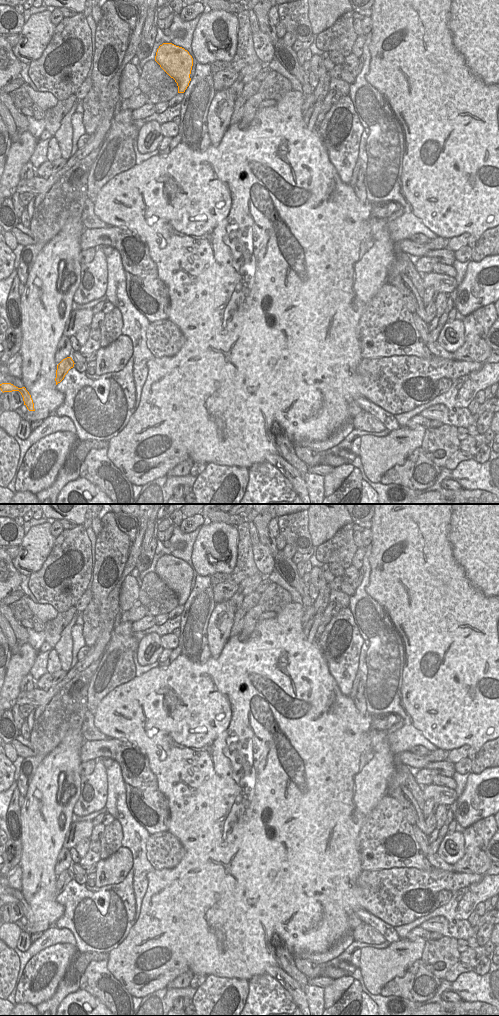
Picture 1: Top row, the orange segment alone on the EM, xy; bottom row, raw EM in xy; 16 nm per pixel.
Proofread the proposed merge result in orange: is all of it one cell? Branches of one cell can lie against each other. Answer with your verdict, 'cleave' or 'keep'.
cleave

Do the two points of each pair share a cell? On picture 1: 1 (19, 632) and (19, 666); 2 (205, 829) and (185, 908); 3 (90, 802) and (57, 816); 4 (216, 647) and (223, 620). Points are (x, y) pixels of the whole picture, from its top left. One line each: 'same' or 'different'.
1: different
2: same
3: different
4: same

